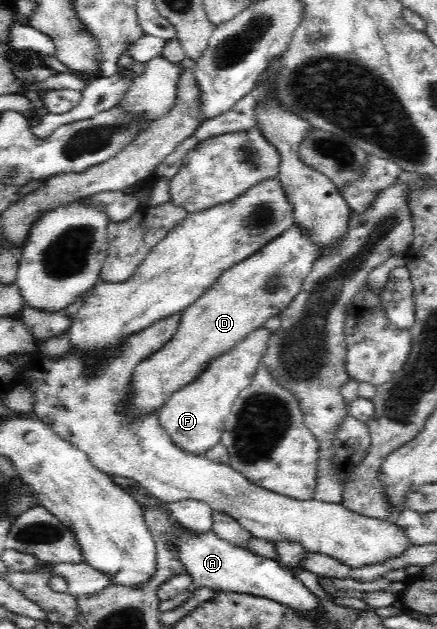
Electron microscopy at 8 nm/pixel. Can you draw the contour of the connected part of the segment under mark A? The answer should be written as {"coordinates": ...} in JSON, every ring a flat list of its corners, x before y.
{"coordinates":[[170,523,167,533,170,533,170,542,167,542,167,545,170,545,168,549,174,553,177,562,195,584,221,593,251,594,270,598,277,602,287,603,300,611,311,610,315,606,317,597,275,559,257,555,247,546,227,542,227,539,219,537,213,531,208,533,187,531]]}

